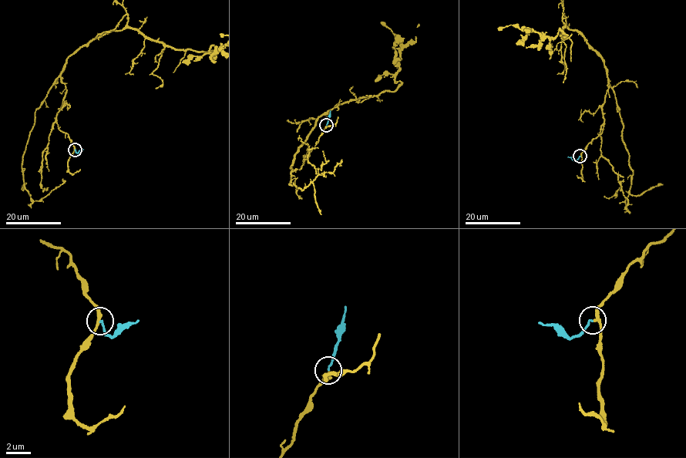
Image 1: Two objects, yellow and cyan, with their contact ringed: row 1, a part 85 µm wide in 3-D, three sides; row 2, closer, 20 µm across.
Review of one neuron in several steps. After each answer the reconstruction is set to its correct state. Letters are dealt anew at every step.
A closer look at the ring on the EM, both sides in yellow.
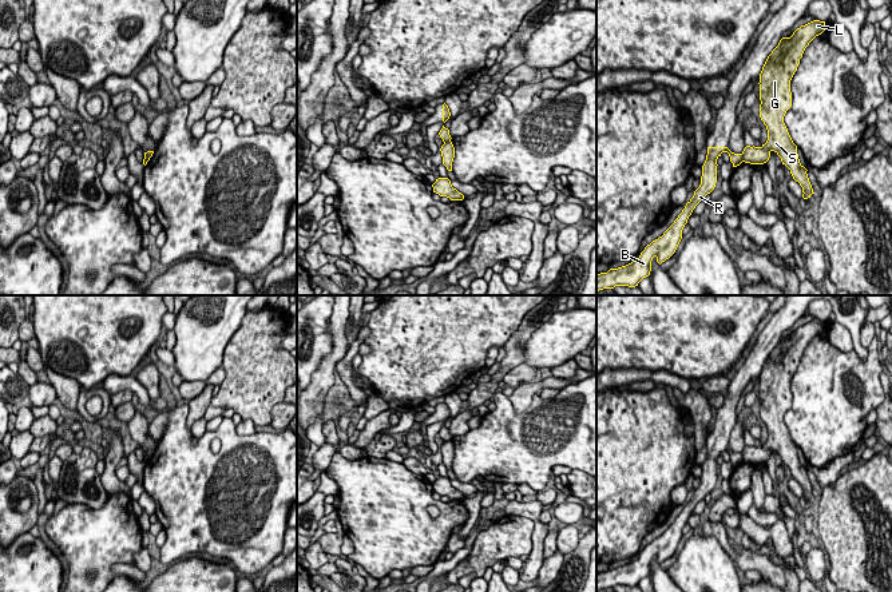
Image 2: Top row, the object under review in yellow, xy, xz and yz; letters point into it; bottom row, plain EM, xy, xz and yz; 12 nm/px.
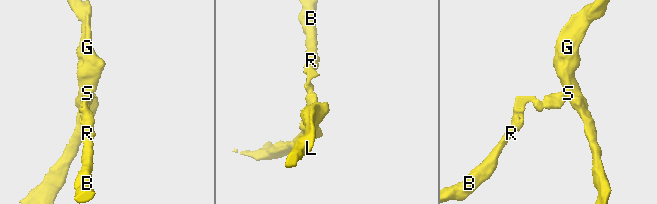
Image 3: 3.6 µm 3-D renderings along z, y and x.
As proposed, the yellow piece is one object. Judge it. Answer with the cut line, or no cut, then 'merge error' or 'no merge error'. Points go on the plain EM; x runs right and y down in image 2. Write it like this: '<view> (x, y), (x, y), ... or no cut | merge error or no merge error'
yz (741, 453), (744, 460) | merge error

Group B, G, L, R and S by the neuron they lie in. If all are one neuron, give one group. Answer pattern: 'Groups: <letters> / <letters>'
Groups: B R / G L S

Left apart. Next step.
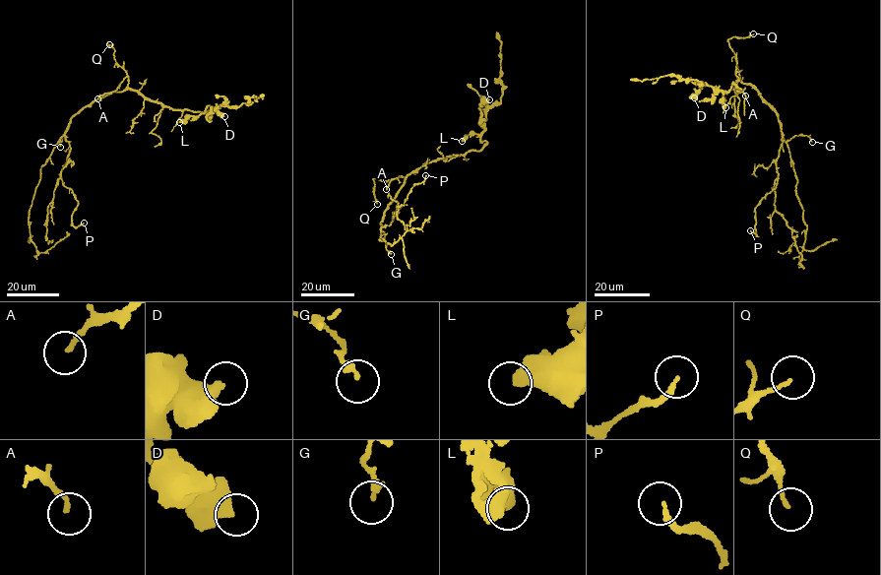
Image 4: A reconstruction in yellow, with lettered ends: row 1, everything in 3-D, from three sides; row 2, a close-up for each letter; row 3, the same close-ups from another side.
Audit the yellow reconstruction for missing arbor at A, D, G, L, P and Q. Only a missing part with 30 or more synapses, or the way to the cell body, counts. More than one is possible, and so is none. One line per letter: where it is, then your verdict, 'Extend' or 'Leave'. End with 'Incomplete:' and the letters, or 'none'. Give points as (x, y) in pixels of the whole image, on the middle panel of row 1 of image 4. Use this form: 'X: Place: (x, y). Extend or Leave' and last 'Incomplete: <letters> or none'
A: Place: (386, 189). Leave
D: Place: (489, 99). Leave
G: Place: (391, 254). Leave
L: Place: (462, 141). Leave
P: Place: (425, 175). Leave
Q: Place: (377, 204). Leave
Incomplete: none

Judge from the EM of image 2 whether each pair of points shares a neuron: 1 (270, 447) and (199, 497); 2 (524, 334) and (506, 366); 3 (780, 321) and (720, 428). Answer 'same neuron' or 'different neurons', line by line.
1: same neuron
2: same neuron
3: same neuron

